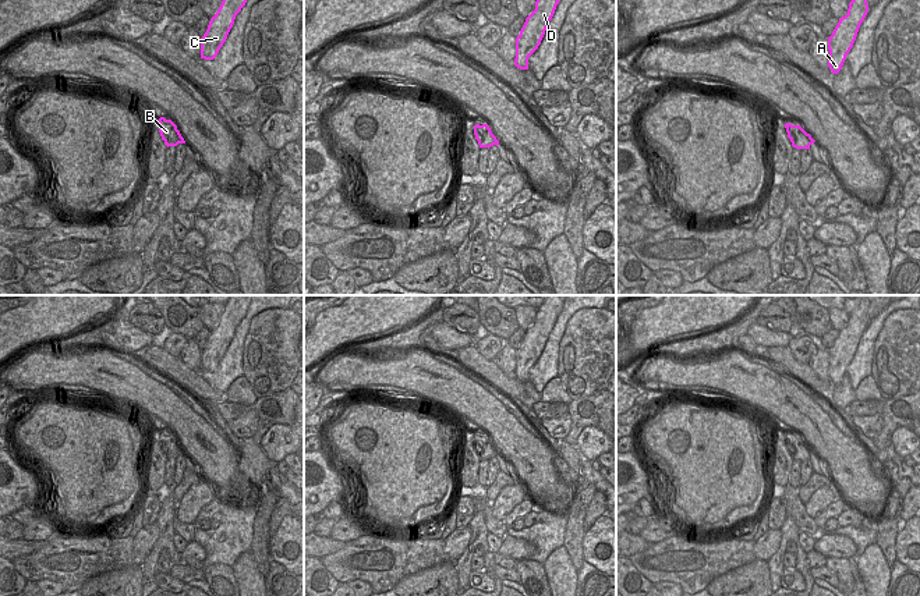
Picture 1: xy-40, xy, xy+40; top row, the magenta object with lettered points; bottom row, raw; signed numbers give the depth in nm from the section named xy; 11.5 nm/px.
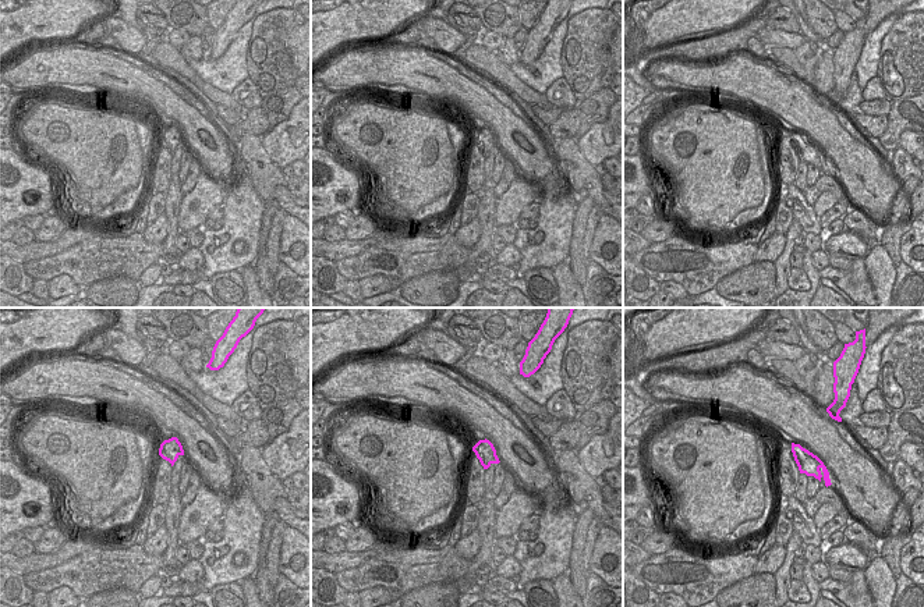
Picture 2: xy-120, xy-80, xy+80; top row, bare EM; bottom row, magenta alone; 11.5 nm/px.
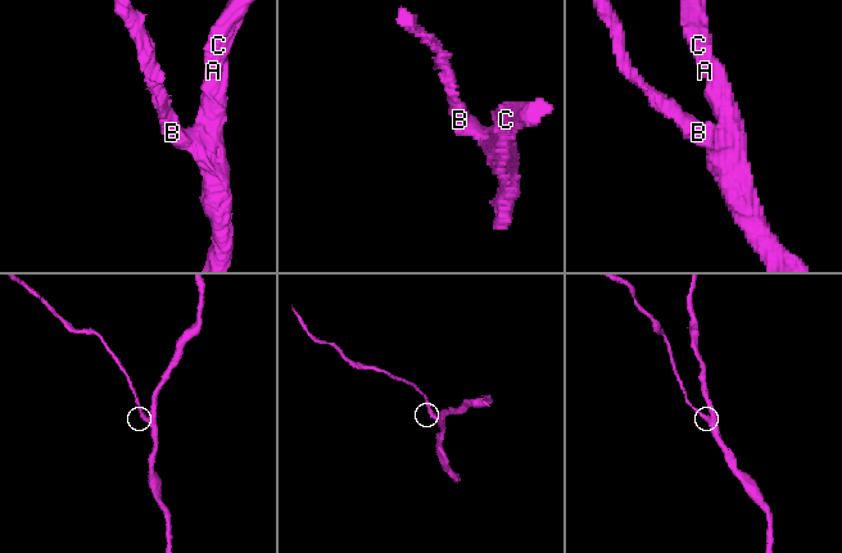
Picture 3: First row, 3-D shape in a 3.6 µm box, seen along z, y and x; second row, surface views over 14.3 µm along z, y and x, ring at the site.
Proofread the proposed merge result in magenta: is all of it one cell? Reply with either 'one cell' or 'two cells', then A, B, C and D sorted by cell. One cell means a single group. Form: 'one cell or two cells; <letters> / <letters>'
one cell; A B C D

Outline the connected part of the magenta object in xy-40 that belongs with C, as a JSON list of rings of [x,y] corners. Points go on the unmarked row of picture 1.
[[[230,295],[217,324],[201,350],[201,370],[213,372],[233,340],[236,327],[245,317],[252,295]]]

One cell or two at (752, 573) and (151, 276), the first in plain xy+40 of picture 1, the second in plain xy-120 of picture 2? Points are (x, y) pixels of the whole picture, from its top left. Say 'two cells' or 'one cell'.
two cells

